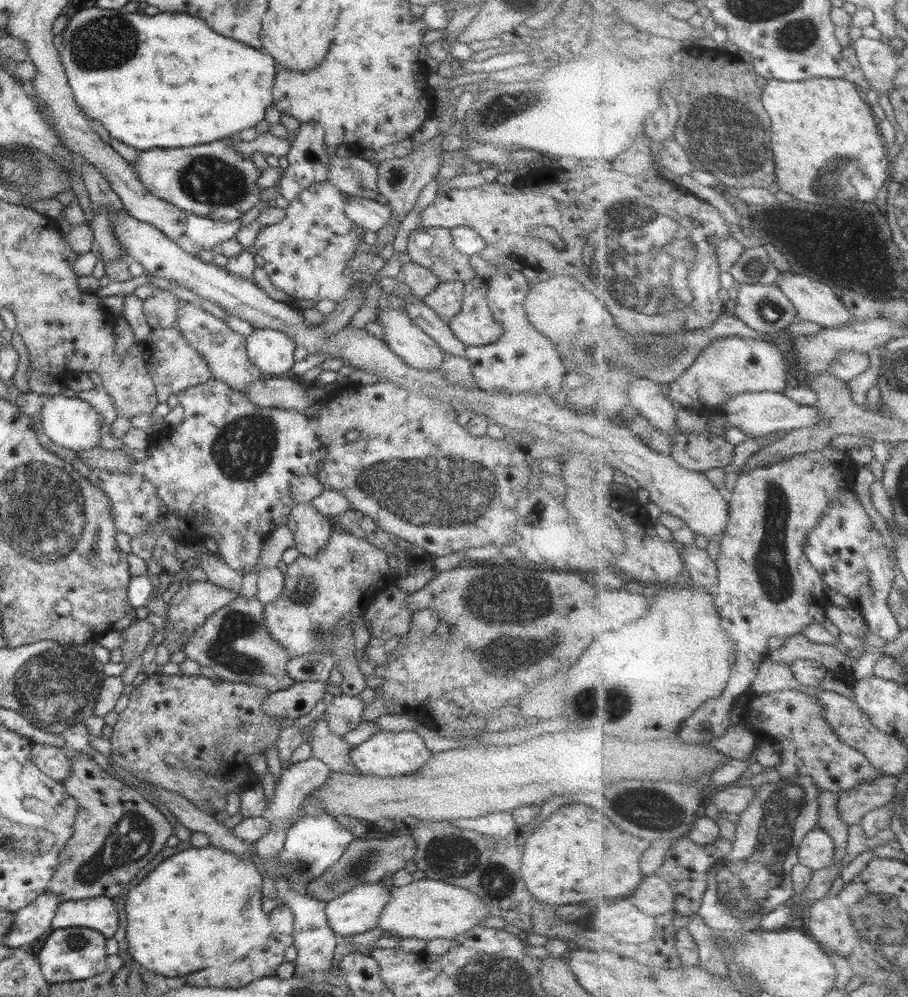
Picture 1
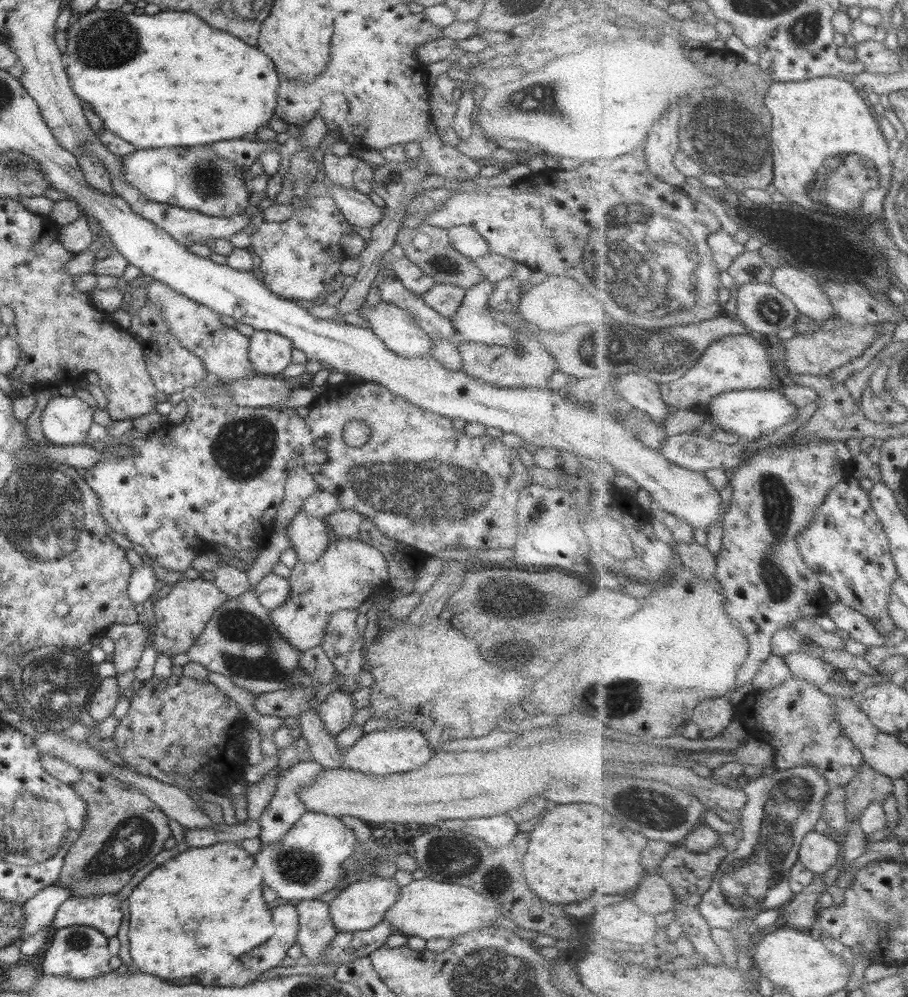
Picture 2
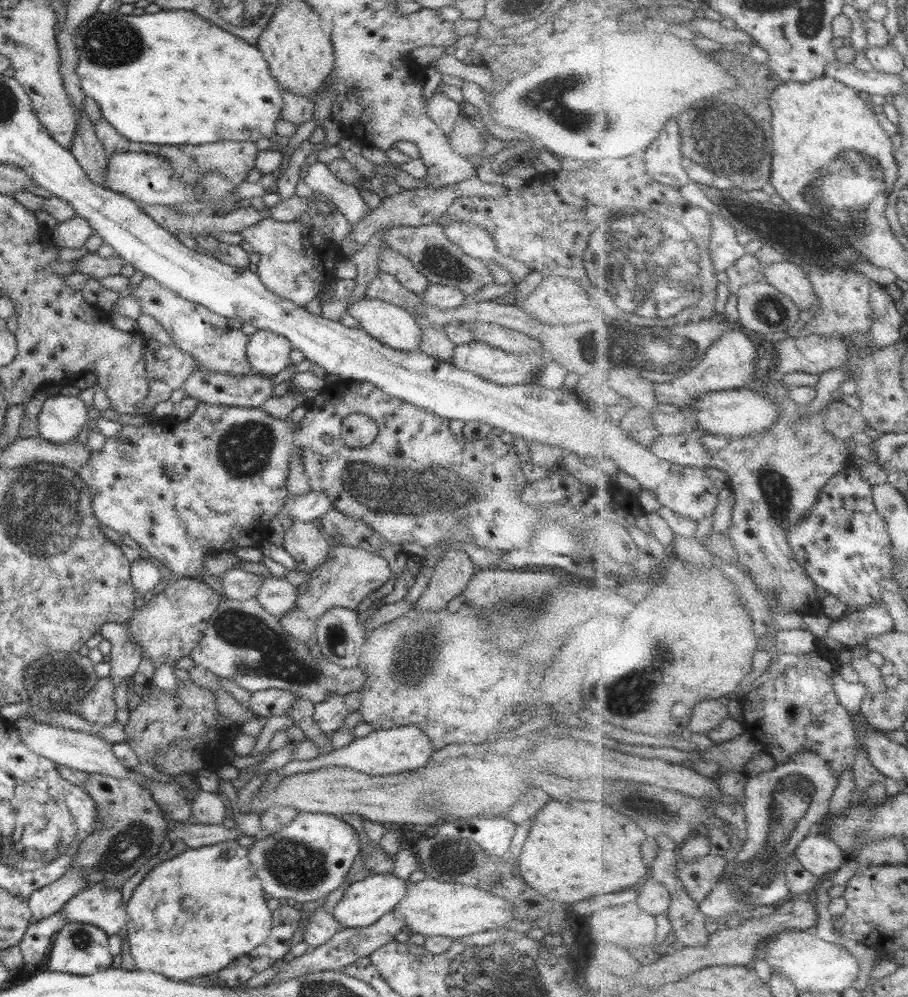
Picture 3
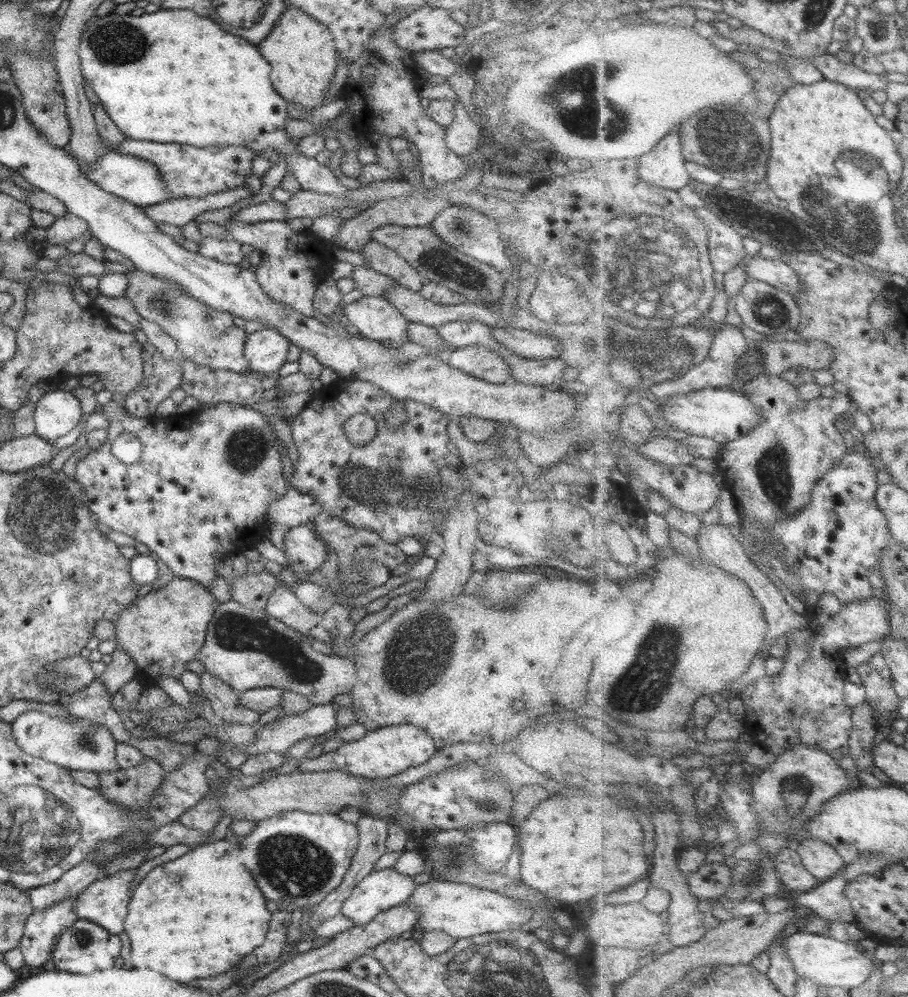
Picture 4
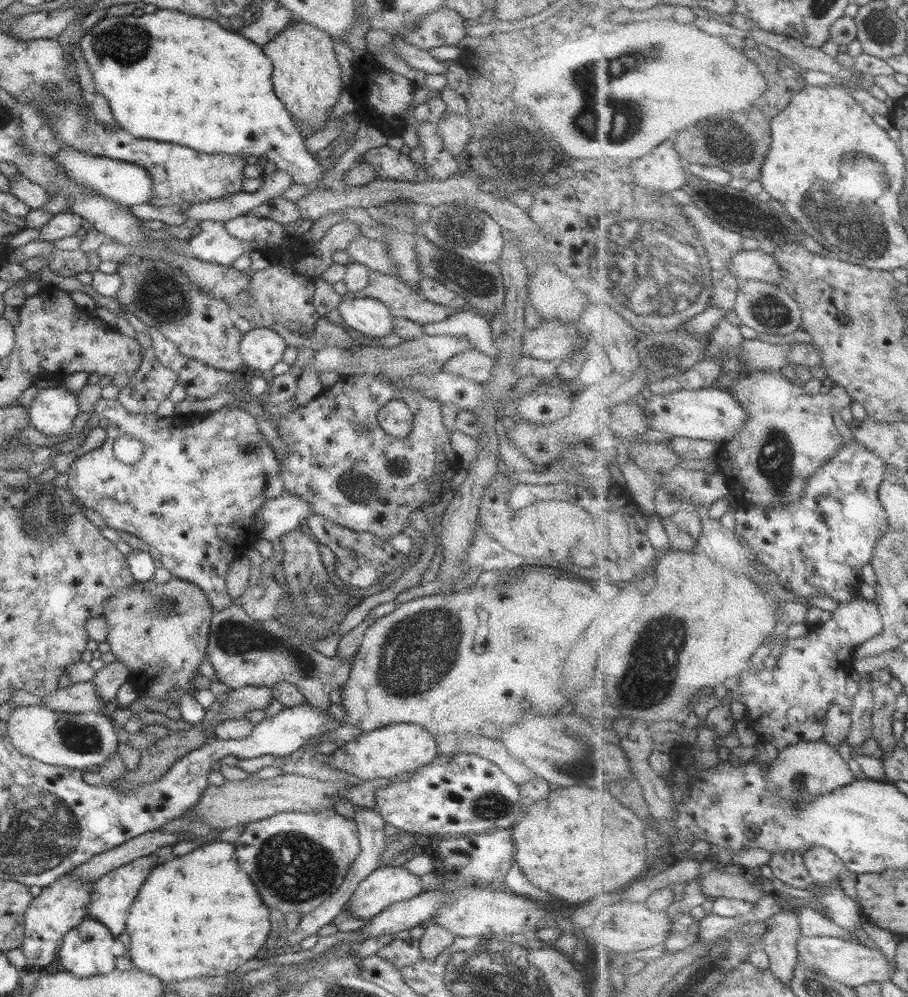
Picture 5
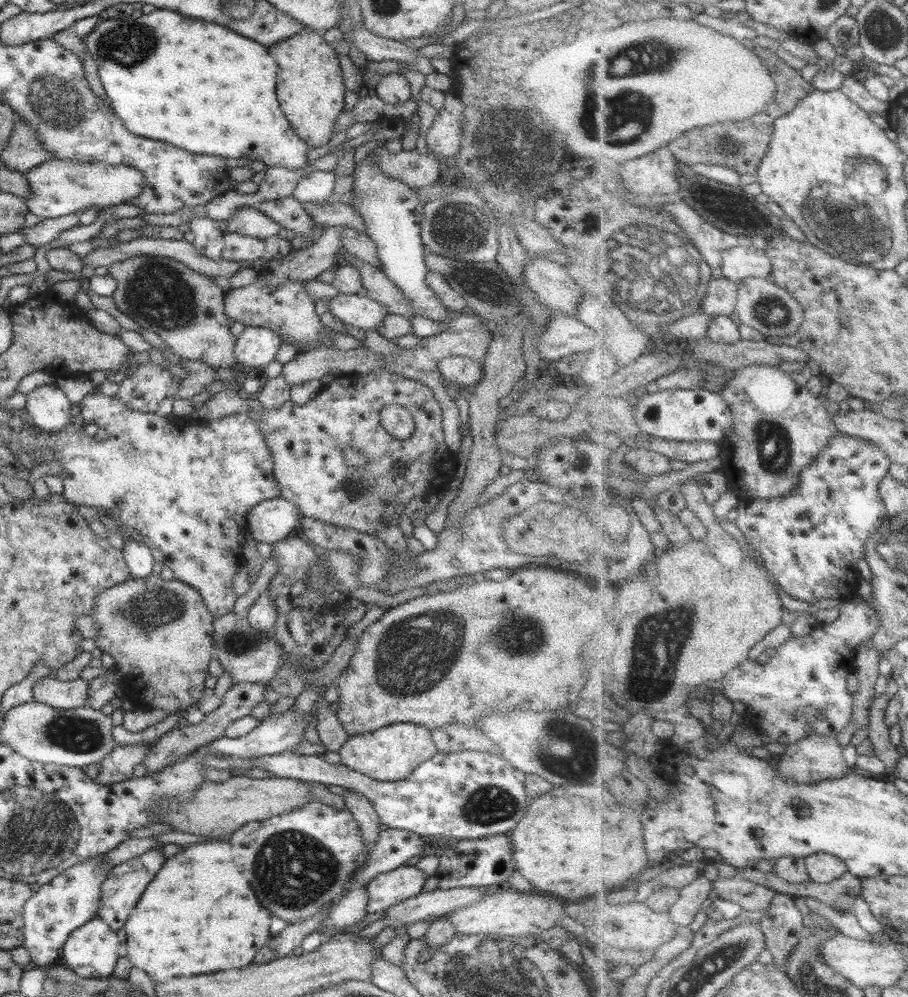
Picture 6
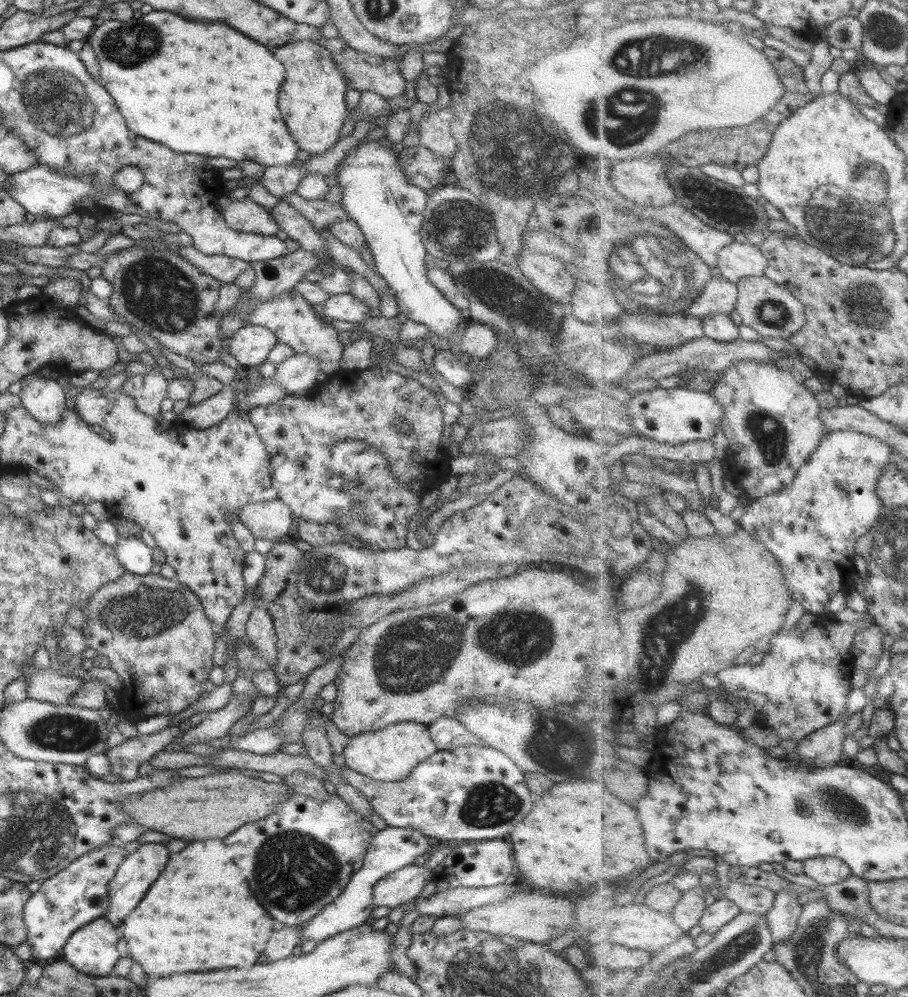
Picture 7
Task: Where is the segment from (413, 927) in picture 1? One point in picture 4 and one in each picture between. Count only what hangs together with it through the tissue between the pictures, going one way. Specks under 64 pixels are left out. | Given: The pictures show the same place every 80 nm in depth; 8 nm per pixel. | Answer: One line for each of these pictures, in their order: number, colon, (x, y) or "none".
2: (430, 909)
3: (432, 908)
4: (461, 910)

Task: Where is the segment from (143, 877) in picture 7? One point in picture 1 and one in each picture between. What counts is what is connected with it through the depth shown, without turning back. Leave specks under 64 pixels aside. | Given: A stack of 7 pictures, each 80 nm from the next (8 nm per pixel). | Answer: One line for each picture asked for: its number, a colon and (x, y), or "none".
1: (100, 913)
2: (103, 912)
3: (99, 906)
4: (105, 902)
5: (113, 894)
6: (125, 884)

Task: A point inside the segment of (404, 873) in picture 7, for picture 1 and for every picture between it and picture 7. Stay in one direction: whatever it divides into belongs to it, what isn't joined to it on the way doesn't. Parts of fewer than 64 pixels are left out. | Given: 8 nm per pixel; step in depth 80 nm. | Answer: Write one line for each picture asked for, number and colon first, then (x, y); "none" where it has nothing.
1: (356, 912)
2: (360, 906)
3: (366, 901)
4: (381, 890)
5: (387, 885)
6: (388, 889)

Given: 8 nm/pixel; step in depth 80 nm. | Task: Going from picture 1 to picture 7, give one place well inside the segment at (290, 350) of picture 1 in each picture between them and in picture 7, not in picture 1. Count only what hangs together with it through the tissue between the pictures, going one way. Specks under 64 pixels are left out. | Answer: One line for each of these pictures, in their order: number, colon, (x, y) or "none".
2: (270, 353)
3: (268, 354)
4: (265, 350)
5: (261, 348)
6: (256, 347)
7: (250, 345)

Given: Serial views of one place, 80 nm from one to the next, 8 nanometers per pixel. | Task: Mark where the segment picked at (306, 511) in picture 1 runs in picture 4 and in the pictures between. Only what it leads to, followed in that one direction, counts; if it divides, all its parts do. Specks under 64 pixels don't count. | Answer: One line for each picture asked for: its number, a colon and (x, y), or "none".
2: (310, 537)
3: (306, 543)
4: (305, 552)

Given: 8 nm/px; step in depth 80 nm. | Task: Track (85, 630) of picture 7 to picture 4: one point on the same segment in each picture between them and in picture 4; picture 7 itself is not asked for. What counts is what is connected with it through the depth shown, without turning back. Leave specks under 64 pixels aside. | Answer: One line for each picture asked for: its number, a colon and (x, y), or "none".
4: (161, 632)
5: (160, 631)
6: (159, 632)

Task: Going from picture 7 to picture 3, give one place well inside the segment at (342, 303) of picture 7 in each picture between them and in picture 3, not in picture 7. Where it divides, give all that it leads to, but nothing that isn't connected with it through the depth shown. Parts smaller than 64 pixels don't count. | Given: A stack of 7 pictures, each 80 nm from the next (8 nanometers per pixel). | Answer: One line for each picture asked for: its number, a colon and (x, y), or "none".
3: (390, 324)
4: (376, 319)
5: (369, 316)
6: (362, 314)

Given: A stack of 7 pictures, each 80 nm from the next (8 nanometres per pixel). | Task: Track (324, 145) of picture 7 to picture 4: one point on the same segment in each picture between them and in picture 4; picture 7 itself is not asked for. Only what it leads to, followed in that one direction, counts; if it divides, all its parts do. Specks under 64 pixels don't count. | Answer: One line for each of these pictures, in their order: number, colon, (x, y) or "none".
4: (301, 52)
5: (307, 77)
6: (310, 90)

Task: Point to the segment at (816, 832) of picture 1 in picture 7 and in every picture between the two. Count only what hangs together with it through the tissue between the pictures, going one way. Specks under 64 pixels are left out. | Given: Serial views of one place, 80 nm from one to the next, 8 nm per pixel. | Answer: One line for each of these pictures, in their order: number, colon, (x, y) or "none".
2: (819, 852)
3: (821, 855)
4: (823, 860)
5: (826, 866)
6: (824, 868)
7: (827, 871)

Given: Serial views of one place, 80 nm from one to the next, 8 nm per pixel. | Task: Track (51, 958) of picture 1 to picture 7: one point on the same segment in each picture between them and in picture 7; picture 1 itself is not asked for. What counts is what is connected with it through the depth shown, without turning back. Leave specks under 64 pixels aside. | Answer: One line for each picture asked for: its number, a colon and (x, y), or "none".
2: (79, 952)
3: (79, 949)
4: (82, 949)
5: (85, 952)
6: (91, 951)
7: (91, 950)

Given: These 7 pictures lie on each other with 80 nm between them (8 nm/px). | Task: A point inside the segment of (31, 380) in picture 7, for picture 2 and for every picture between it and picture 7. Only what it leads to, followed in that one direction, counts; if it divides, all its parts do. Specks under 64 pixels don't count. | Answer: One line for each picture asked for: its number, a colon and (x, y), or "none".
2: (66, 420)
3: (62, 419)
4: (57, 413)
5: (52, 412)
6: (49, 408)

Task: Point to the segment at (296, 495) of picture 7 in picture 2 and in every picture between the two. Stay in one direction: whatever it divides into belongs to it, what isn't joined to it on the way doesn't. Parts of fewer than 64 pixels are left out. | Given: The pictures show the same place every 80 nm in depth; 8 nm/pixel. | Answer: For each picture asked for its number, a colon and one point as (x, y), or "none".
2: (422, 482)
3: (417, 482)
4: (393, 485)
5: (369, 481)
6: (307, 442)

